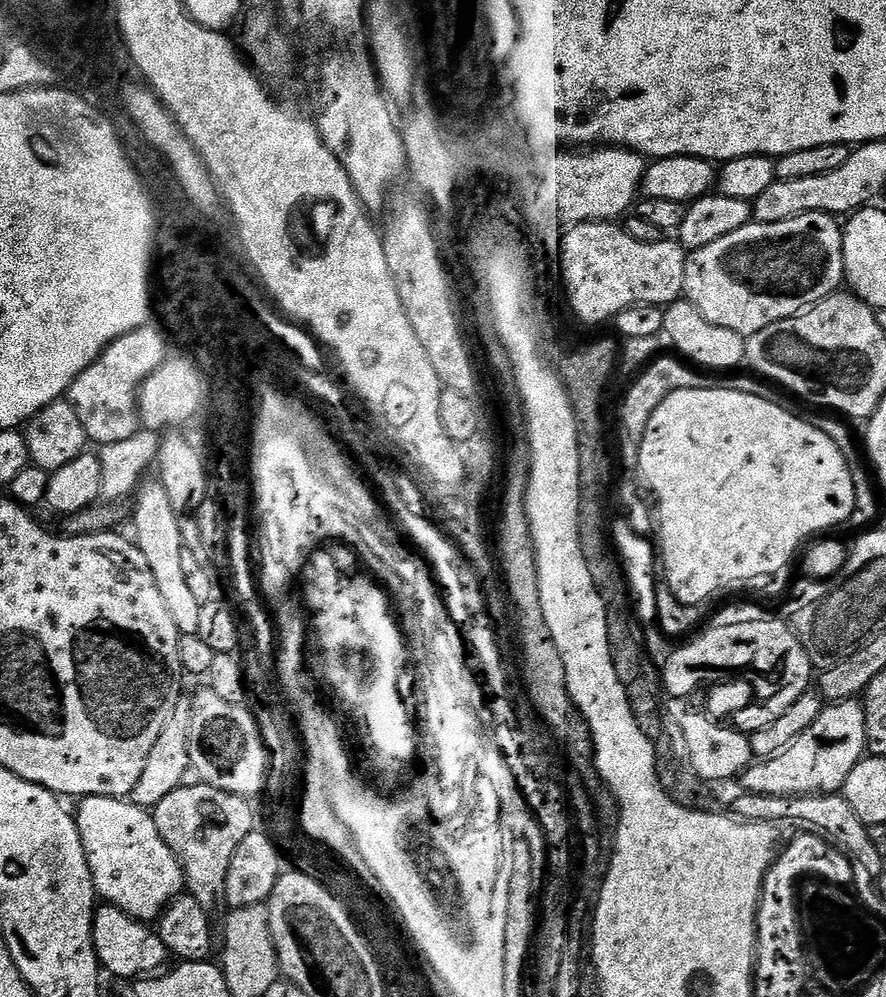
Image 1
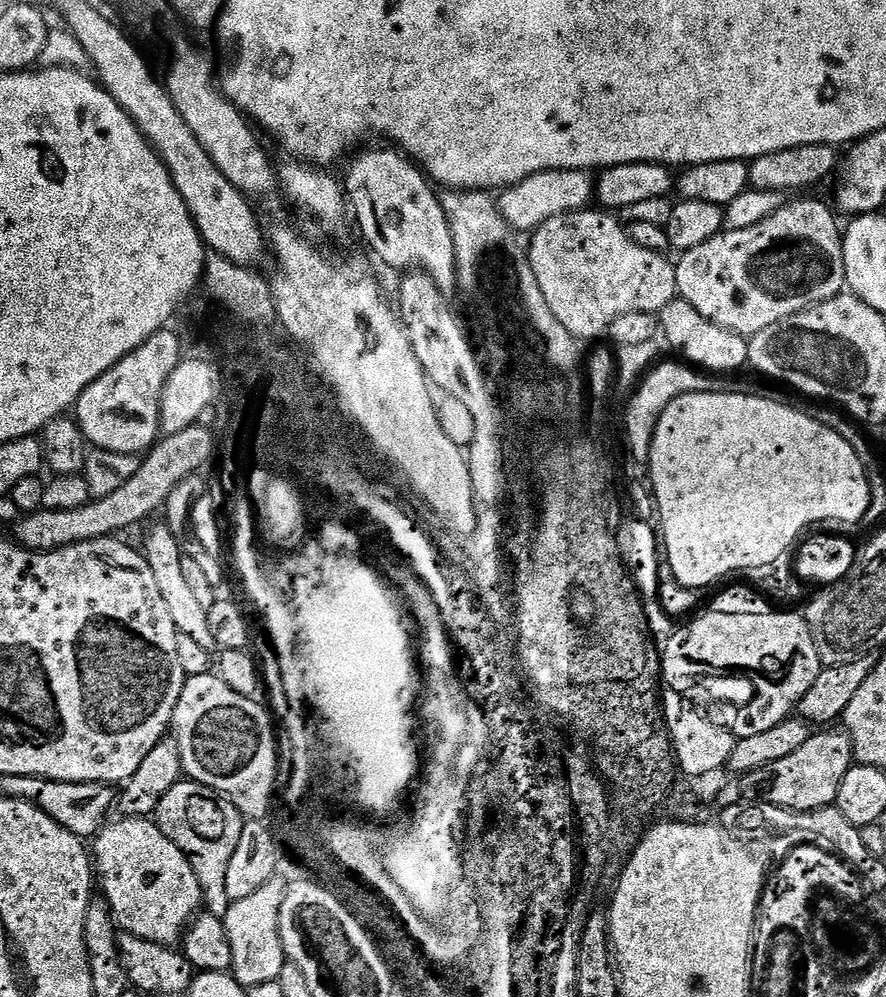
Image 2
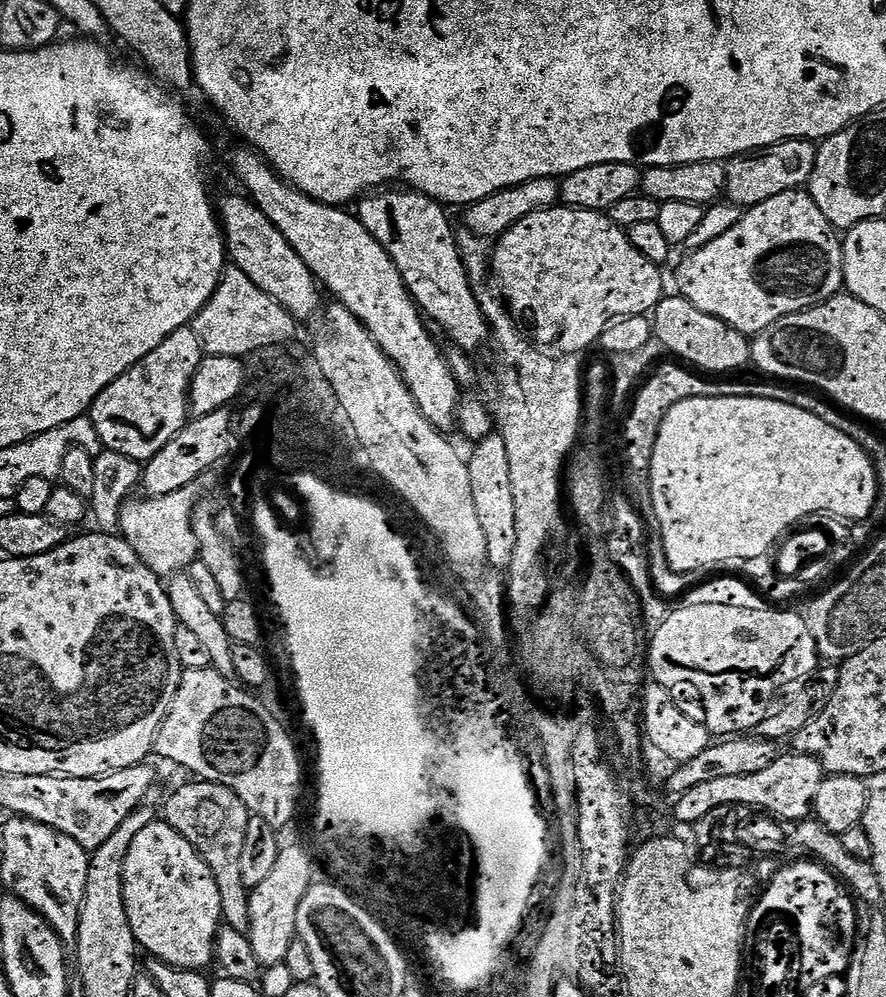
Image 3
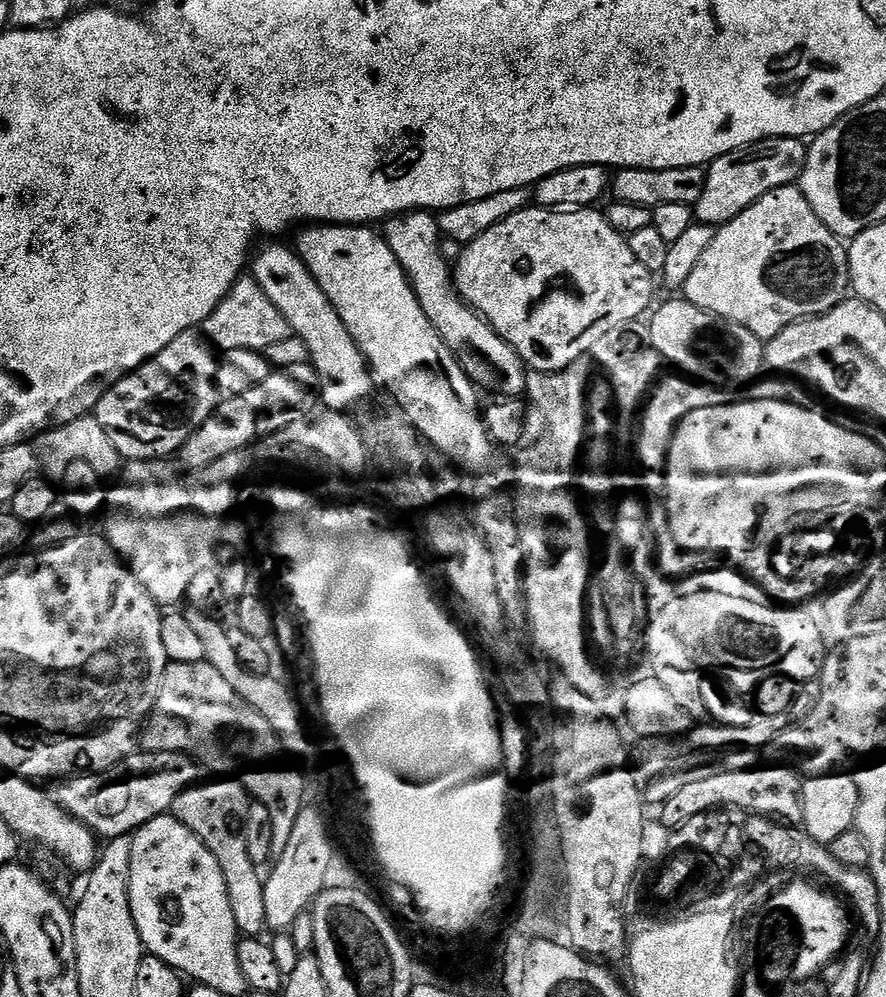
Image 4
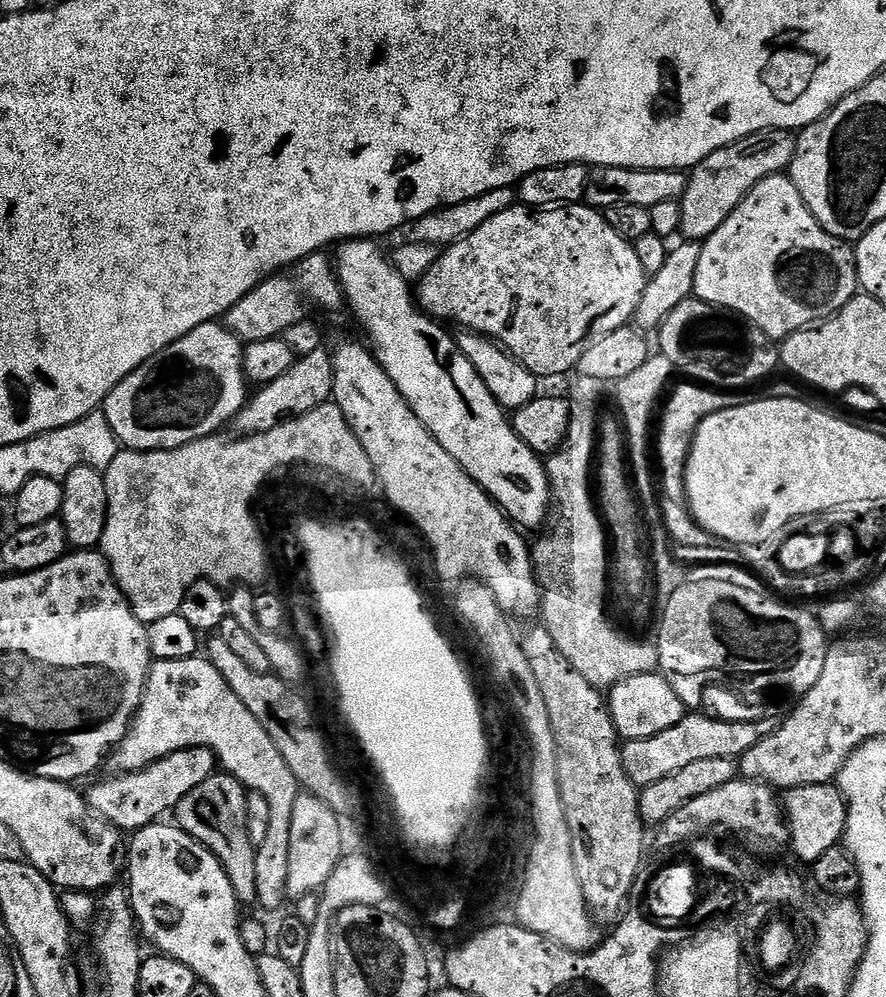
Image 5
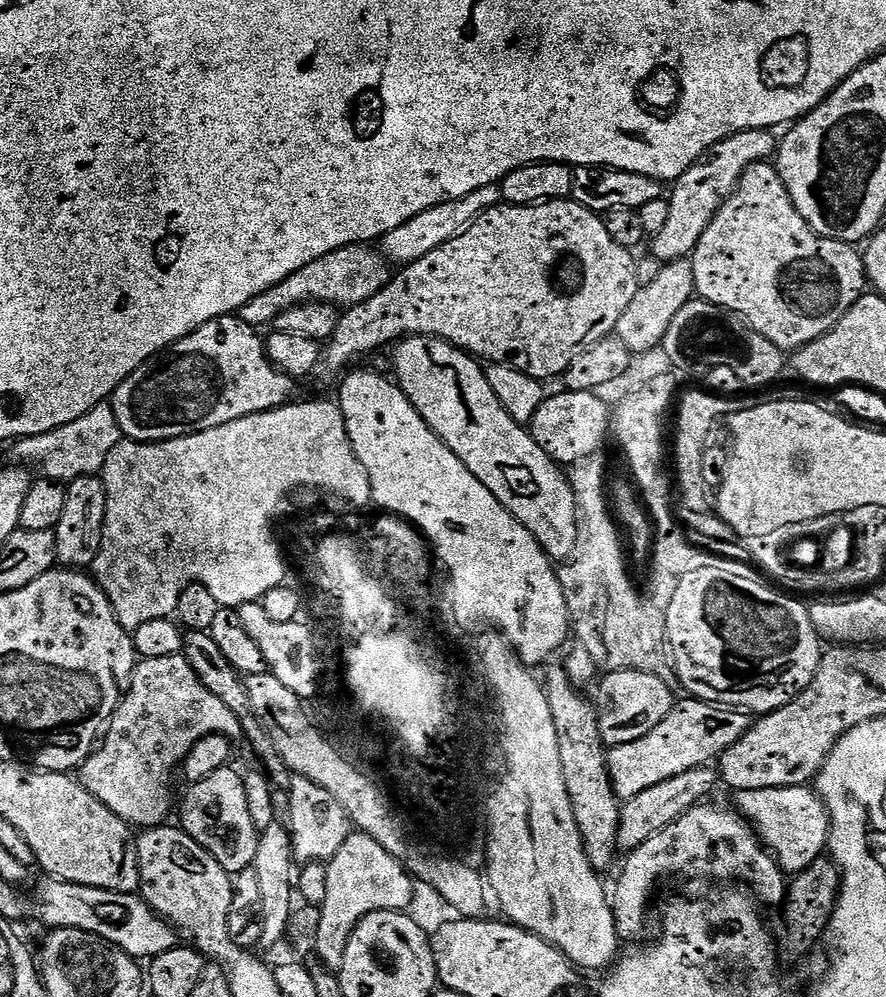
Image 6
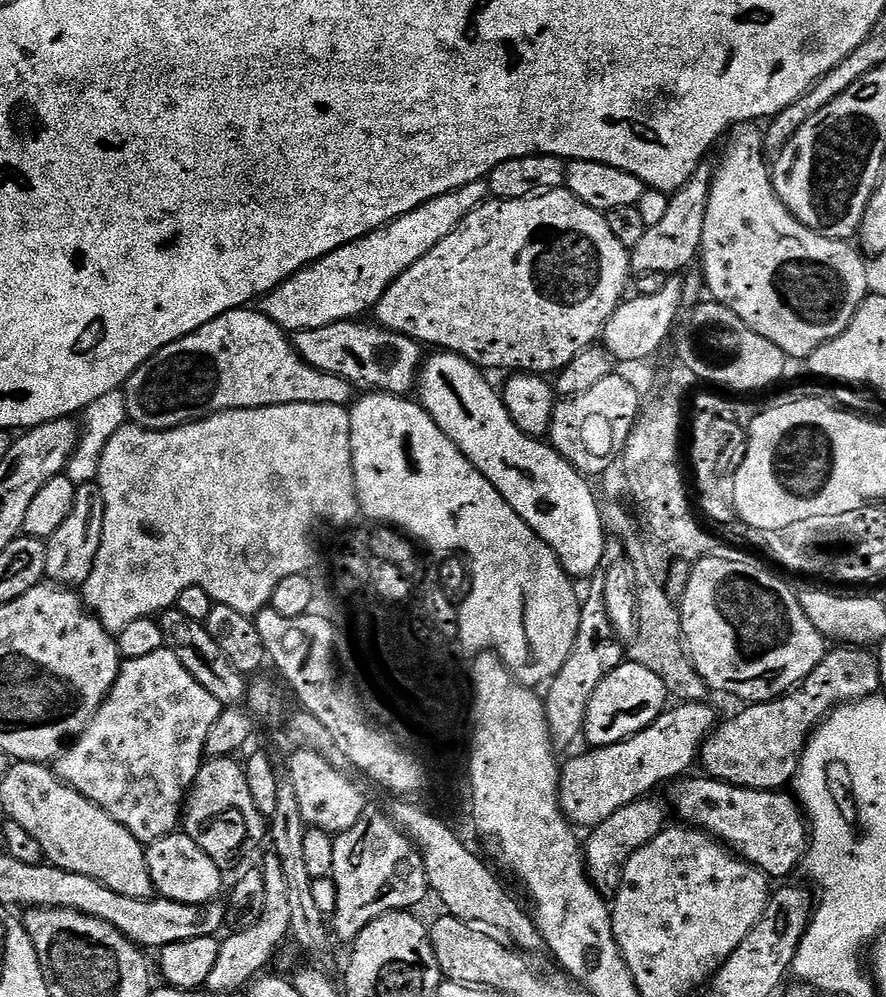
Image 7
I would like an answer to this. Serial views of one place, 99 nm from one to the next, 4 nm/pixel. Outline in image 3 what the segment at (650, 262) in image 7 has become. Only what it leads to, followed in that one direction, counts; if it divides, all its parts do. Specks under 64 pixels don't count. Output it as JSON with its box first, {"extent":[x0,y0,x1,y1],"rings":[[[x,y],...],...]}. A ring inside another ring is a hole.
{"extent":[726,140,817,210],"rings":[[[783,140],[774,146],[743,152],[727,161],[726,196],[741,210],[747,210],[774,198],[774,194],[803,189],[814,174],[817,145],[811,140]]]}

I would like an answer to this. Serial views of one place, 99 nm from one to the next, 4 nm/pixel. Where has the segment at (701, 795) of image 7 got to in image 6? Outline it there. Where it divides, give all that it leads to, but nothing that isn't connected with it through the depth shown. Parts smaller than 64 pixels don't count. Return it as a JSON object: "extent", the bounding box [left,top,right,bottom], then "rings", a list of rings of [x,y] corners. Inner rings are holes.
{"extent":[735,786,830,874],"rings":[[[808,786],[799,788],[767,788],[735,793],[735,807],[756,830],[760,843],[771,852],[786,874],[806,870],[825,855],[830,821],[828,808],[820,793]]]}

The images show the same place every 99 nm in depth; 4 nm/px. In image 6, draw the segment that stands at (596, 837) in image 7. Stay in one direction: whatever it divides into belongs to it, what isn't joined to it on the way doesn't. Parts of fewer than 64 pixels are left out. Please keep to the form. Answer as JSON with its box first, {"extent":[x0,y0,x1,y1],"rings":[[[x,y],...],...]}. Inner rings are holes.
{"extent":[618,766,718,854],"rings":[[[705,766],[686,770],[686,774],[677,774],[674,778],[666,778],[666,782],[658,782],[658,786],[650,786],[650,790],[642,790],[642,794],[634,794],[634,798],[623,801],[618,826],[618,848],[621,853],[627,854],[642,846],[646,838],[654,838],[666,826],[670,826],[679,816],[686,814],[691,808],[701,803],[716,788],[718,772],[715,767]]]}

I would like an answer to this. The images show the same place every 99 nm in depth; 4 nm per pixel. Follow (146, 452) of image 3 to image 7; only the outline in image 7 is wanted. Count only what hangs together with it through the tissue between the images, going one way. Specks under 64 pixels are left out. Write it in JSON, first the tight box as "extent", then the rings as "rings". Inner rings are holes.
{"extent":[123,306,353,432],"rings":[[[245,306],[230,310],[154,353],[123,387],[129,421],[141,428],[161,432],[226,410],[283,404],[348,406],[353,403],[352,383],[307,364],[296,352],[296,345],[289,333],[278,327],[269,316],[265,316],[263,311],[256,309],[255,312],[254,309],[255,307]]]}

